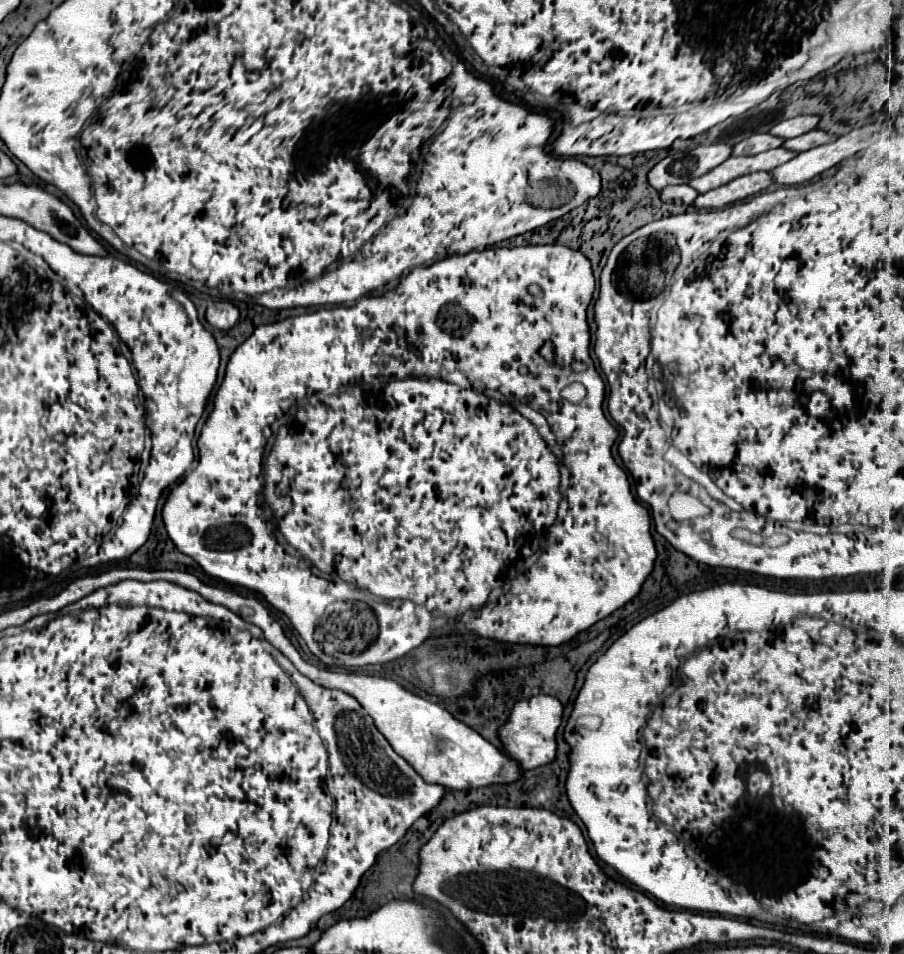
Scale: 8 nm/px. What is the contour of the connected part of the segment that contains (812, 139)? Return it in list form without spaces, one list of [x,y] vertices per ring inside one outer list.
[[[809,130],[797,138],[791,138],[791,140],[785,140],[783,142],[783,148],[787,150],[793,150],[793,152],[805,152],[805,150],[811,150],[815,146],[821,146],[823,142],[829,142],[831,136],[823,130]]]

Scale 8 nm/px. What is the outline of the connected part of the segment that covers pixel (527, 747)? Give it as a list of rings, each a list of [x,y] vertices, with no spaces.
[[[531,696],[521,698],[513,704],[507,720],[499,726],[497,736],[503,744],[505,756],[513,758],[523,770],[533,770],[555,758],[555,734],[561,726],[561,702],[553,696]]]

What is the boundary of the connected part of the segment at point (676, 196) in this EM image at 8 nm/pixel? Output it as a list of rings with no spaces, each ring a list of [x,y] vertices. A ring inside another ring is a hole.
[[[679,184],[679,186],[667,186],[665,190],[659,192],[659,198],[663,202],[673,202],[673,204],[693,204],[693,200],[697,198],[697,190],[693,190],[687,184]]]

